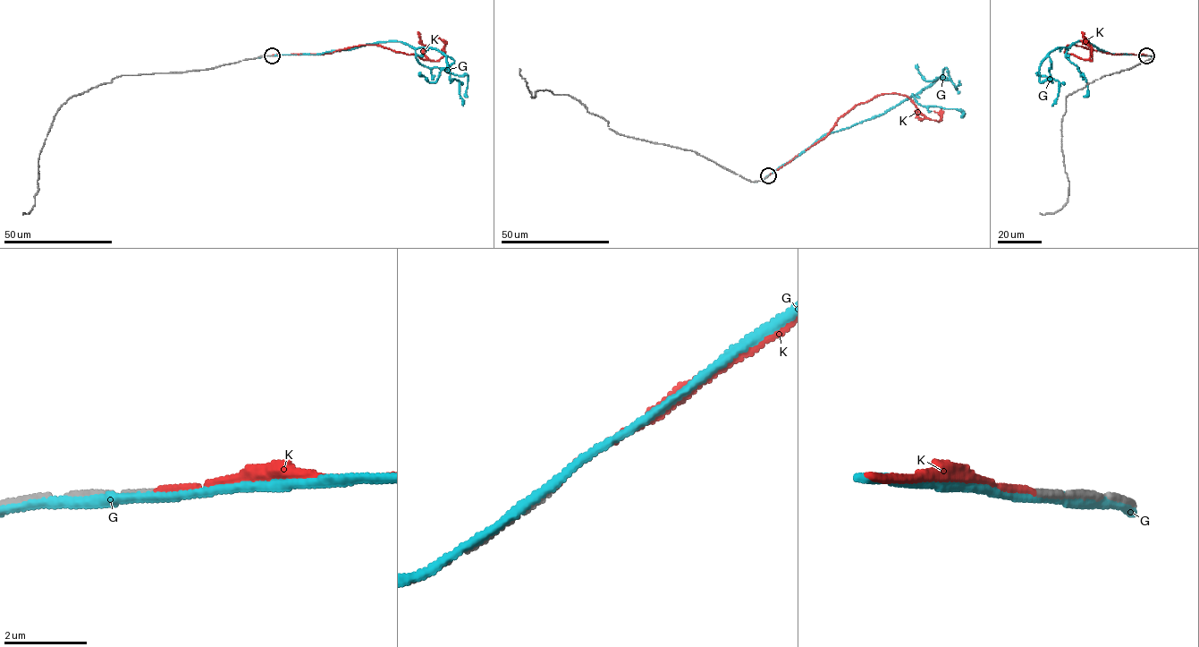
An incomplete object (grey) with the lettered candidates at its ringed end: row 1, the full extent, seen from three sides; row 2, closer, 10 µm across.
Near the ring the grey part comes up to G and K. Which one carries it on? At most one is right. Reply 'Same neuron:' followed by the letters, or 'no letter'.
Same neuron: K

